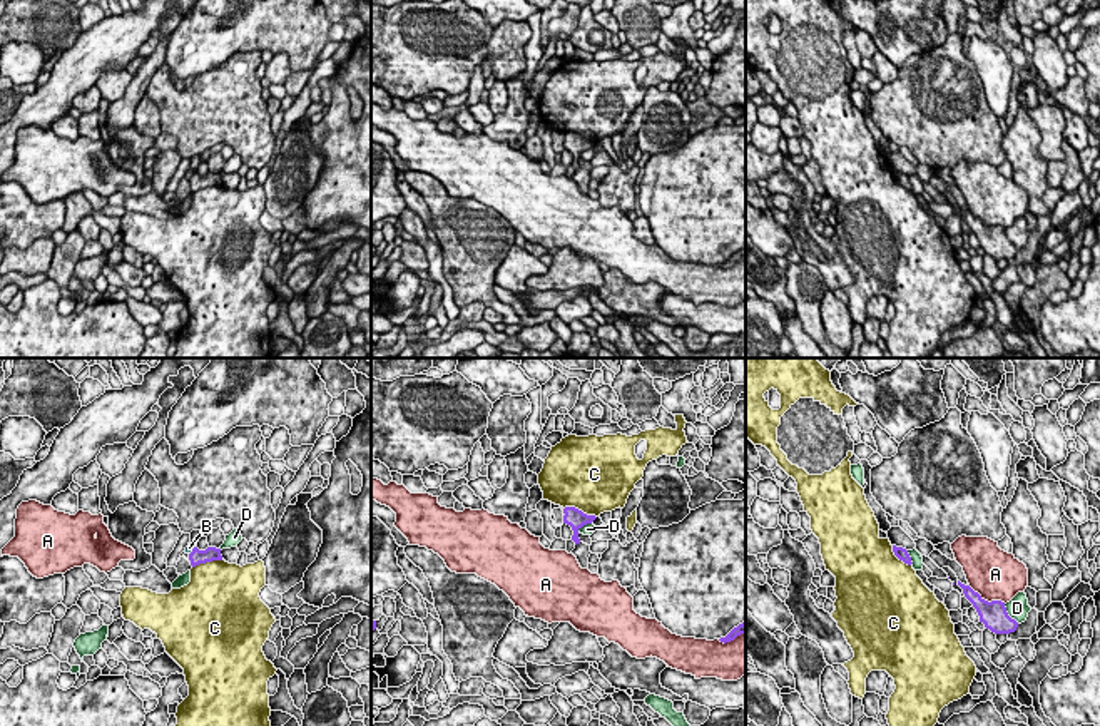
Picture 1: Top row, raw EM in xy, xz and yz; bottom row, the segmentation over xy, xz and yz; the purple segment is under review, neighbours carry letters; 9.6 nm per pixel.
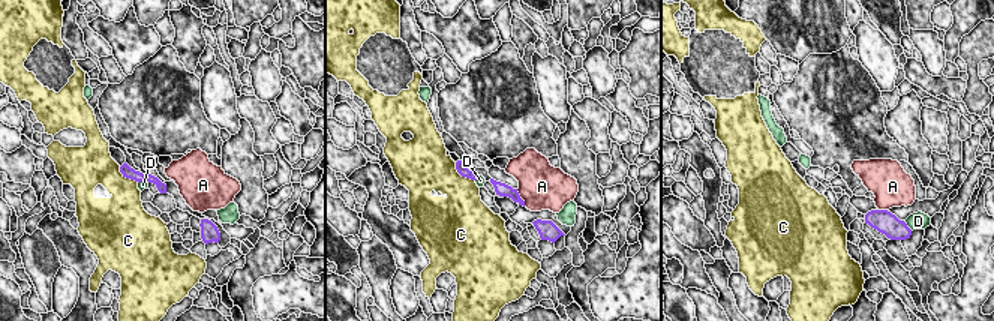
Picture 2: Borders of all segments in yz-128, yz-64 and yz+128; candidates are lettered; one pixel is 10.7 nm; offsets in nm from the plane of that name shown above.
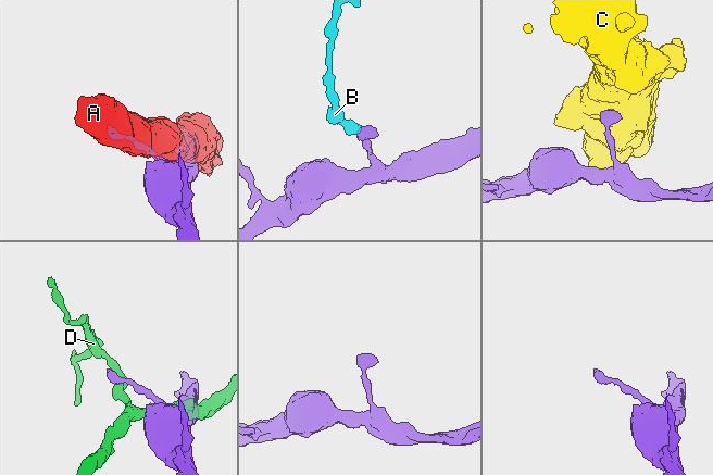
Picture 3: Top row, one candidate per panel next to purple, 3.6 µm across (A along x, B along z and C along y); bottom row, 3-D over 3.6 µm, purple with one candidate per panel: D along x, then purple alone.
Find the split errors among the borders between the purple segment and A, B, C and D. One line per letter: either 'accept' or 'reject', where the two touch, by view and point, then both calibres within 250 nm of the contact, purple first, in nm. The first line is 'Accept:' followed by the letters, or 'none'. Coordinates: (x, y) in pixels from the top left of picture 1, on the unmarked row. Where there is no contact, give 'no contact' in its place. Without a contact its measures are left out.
Accept: none
A: reject; meets purple in yz at (987, 226); 260 nm thick on the purple side, 460 nm on the other
B: reject; meets purple in xy at (193, 176); 140 nm thick on the purple side, 70 nm on the other
C: reject; meets purple in xz at (580, 136); 190 nm thick on the purple side, 480 nm on the other
D: reject; meets purple in yz at (1007, 240); 260 nm thick on the purple side, 200 nm on the other

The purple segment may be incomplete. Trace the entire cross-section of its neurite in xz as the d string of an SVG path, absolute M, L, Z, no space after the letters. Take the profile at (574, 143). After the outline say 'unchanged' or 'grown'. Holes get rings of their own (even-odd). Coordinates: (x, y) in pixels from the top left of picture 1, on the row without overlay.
M565 132L563 134L563 149L570 151L573 156L572 166L577 169L580 169L578 164L578 156L587 151L592 149L597 142L595 141L587 141L582 135L575 134L575 132Z | unchanged

